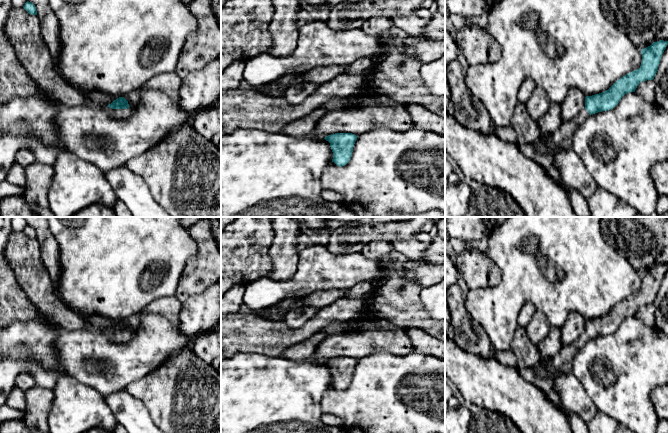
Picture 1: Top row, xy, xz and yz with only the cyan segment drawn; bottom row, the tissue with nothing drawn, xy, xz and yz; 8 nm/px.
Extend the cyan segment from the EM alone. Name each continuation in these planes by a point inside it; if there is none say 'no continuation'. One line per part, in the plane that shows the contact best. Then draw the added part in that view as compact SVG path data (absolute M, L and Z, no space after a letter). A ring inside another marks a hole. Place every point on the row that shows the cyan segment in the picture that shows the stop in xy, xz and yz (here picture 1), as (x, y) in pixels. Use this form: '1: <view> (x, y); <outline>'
1: xy (120, 114); M106 107L105 111L110 117L115 119L120 119L120 120L127 119L130 115L130 112L124 109L112 109L112 108Z

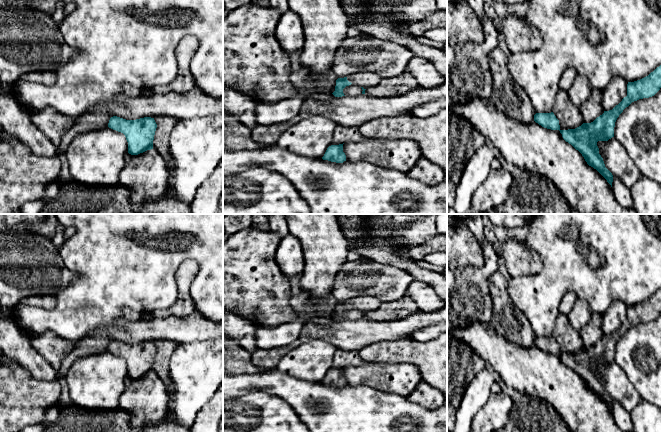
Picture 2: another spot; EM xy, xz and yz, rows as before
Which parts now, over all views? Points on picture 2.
1: xz (366, 79); M363 71L348 76L347 80L355 85L361 86L366 89L377 86L382 78L378 73Z

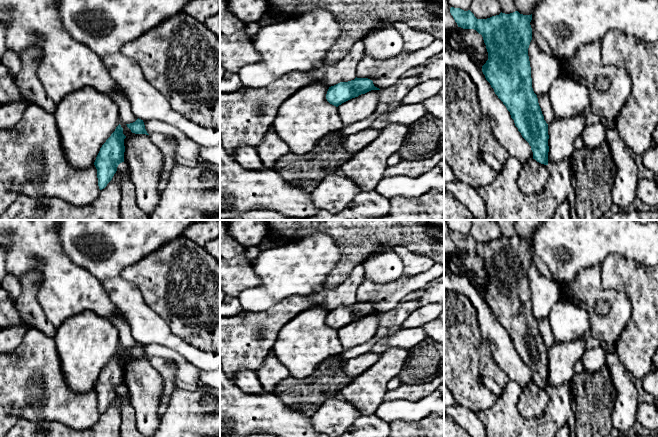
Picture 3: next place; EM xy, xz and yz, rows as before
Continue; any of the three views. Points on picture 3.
no continuation

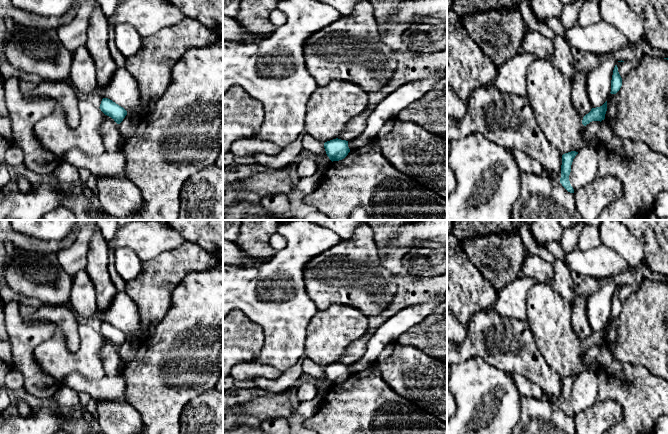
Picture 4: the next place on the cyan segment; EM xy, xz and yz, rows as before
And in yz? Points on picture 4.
no continuation

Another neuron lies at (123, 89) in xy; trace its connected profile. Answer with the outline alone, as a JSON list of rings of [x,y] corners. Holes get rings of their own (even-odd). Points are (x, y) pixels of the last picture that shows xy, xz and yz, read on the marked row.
[[[125,67],[117,68],[110,83],[96,90],[102,98],[108,98],[123,107],[127,113],[139,119],[141,113],[141,98],[137,81]]]

